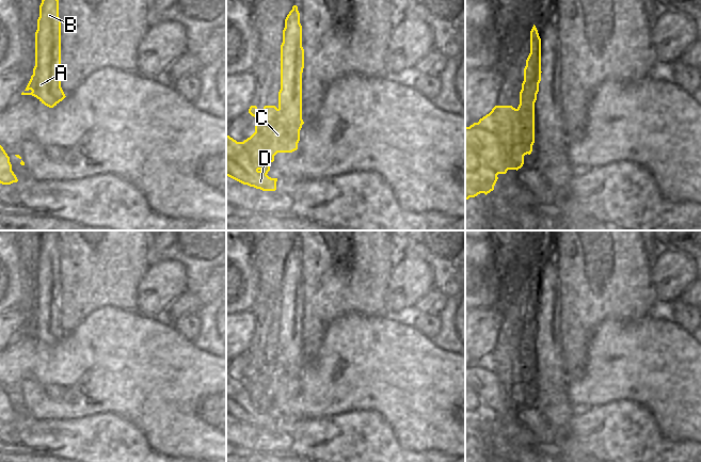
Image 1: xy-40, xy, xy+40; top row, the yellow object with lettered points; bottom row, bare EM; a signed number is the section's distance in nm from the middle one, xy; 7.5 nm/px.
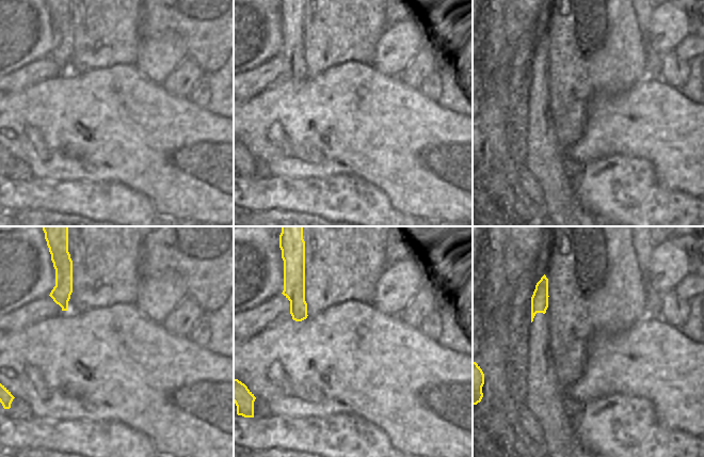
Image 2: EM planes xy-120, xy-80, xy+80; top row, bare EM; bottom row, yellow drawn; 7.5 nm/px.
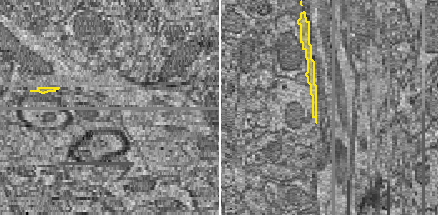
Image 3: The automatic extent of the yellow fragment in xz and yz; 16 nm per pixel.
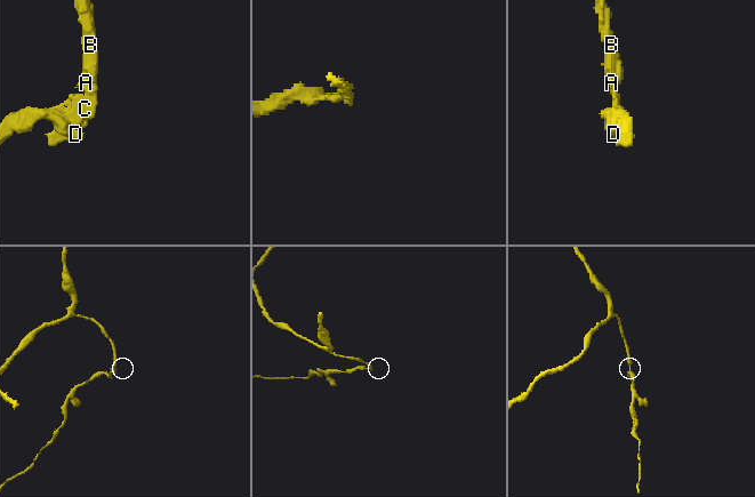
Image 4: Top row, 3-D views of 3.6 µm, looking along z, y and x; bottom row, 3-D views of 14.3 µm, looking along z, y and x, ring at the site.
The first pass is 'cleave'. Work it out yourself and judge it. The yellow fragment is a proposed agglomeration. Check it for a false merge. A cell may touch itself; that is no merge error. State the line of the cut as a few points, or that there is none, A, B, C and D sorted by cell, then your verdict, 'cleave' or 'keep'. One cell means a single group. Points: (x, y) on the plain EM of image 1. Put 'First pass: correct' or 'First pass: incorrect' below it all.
cut xy+40 (515, 348), (521, 356), (521, 370), (527, 383), (527, 392); groups A B / C D; cleave
First pass: correct

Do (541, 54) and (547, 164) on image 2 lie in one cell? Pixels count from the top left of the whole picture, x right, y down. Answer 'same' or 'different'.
same

